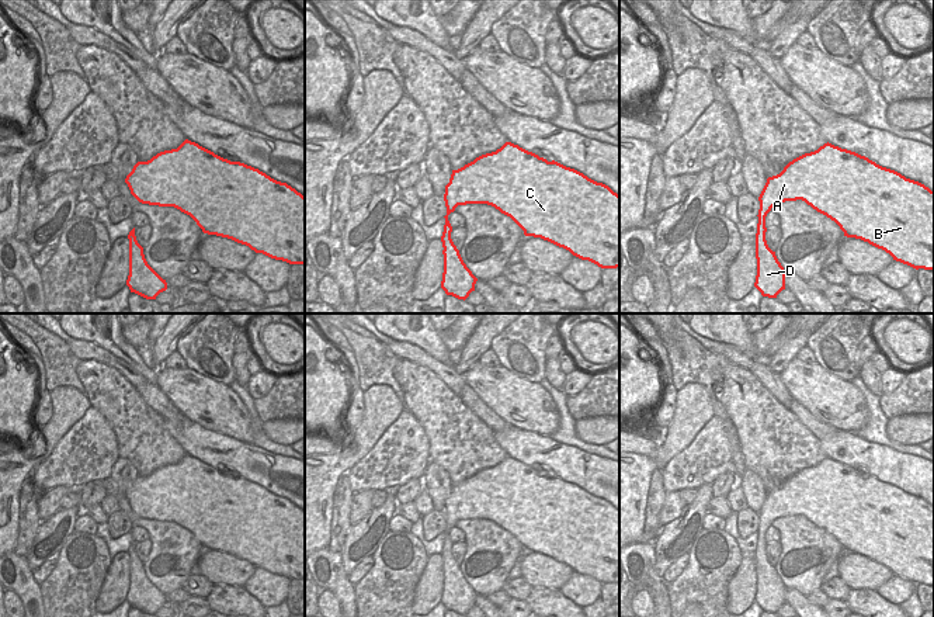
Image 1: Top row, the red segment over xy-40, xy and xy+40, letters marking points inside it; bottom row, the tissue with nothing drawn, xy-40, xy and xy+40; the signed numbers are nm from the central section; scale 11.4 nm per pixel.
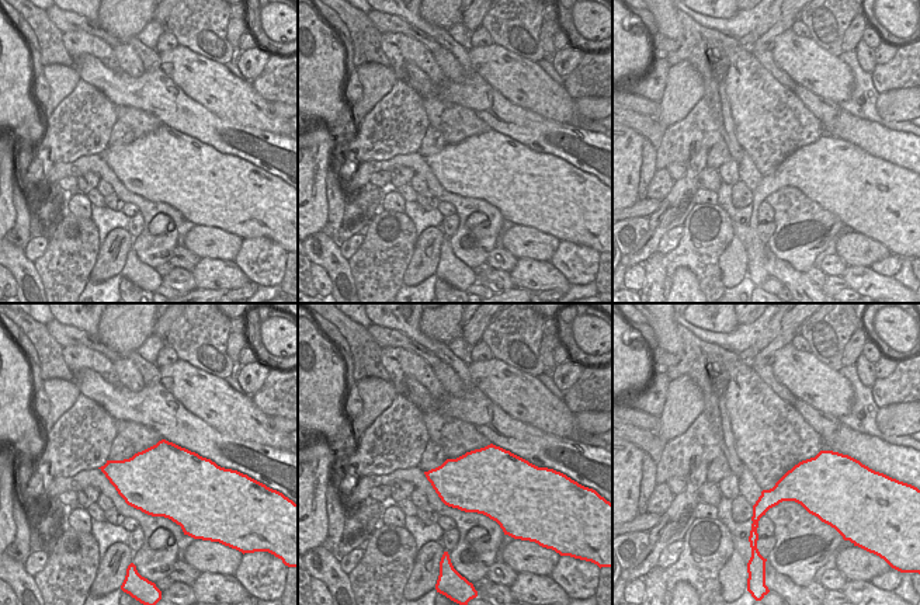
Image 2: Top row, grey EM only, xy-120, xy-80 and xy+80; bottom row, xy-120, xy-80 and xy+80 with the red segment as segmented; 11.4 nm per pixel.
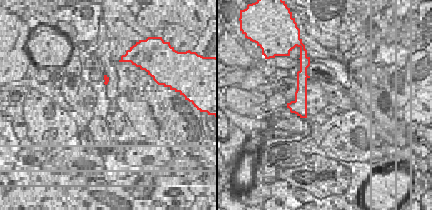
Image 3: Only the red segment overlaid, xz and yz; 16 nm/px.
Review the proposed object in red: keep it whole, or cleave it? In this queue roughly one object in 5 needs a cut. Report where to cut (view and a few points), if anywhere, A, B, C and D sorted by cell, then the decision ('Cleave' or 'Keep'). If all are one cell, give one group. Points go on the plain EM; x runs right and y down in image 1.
No split. Groups: A B C D. Keep.

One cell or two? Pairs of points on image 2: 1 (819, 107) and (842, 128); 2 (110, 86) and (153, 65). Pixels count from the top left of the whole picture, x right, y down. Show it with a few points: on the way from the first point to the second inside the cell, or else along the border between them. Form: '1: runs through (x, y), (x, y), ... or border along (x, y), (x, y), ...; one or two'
1: border along (840, 110), (837, 115), (822, 124); two
2: runs through (122, 86), (138, 86), (146, 77); one

